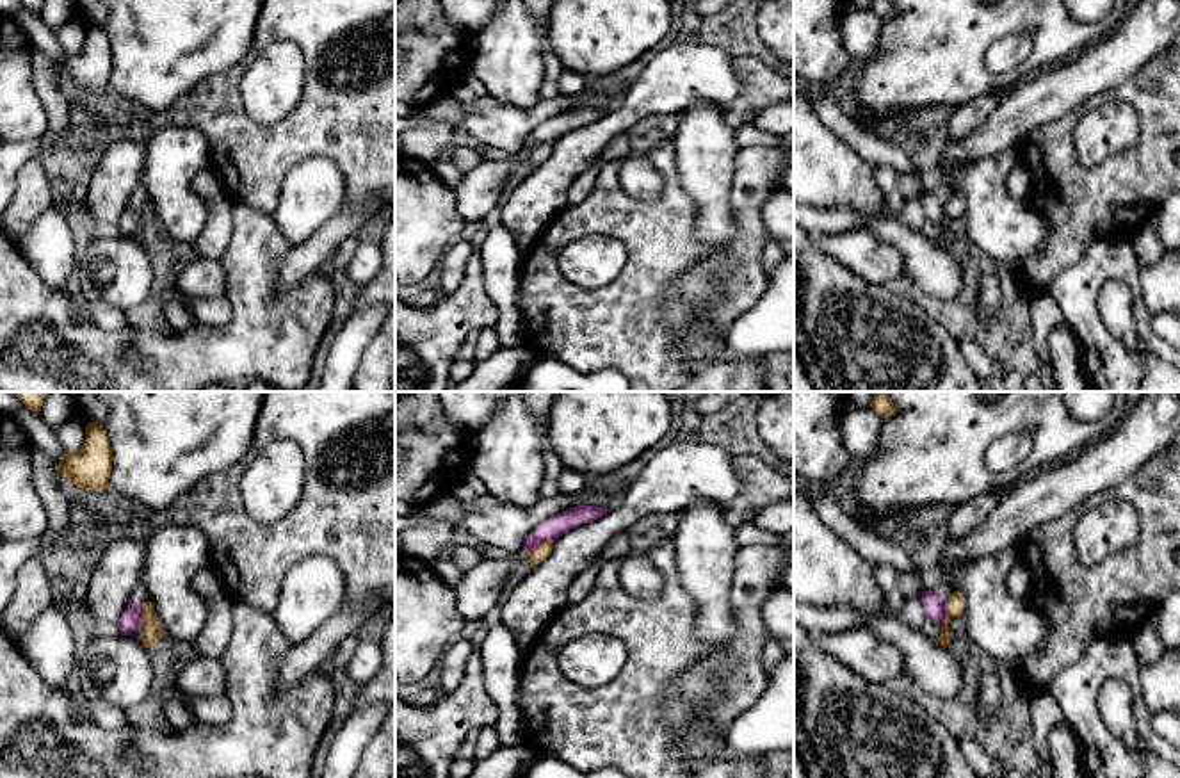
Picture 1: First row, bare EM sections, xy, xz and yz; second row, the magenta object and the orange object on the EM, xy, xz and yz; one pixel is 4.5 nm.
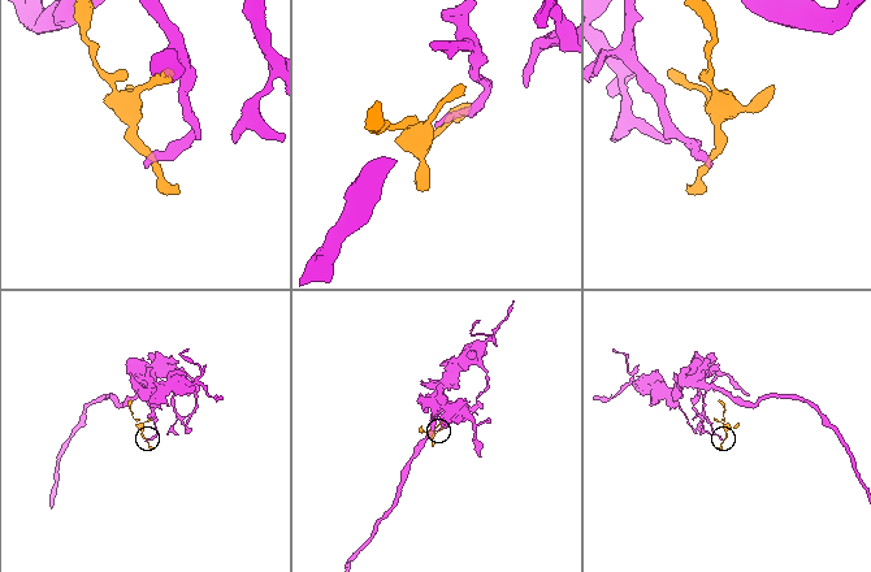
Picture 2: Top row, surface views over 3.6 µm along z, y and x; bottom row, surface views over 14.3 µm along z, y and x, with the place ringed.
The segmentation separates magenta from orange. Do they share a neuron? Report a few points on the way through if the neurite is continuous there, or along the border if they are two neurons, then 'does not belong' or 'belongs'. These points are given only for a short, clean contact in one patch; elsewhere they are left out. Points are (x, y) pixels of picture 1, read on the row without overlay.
along xz (552, 143), (541, 143), (527, 153) | does not belong

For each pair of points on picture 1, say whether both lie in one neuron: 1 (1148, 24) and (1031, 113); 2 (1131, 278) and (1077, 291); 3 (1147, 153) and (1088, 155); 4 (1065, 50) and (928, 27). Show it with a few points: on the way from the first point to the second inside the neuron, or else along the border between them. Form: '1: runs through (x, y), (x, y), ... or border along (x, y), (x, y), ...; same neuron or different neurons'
1: runs through (1120, 52), (1107, 64), (1059, 91); same neuron
2: runs through (1118, 273), (1095, 273), (1090, 278); same neuron
3: border along (1141, 127), (1122, 152), (1091, 166), (1077, 162); different neurons
4: runs through (1038, 18), (963, 18); same neuron

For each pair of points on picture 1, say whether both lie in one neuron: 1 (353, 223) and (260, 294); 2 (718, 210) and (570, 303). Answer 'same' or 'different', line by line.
1: different
2: different

